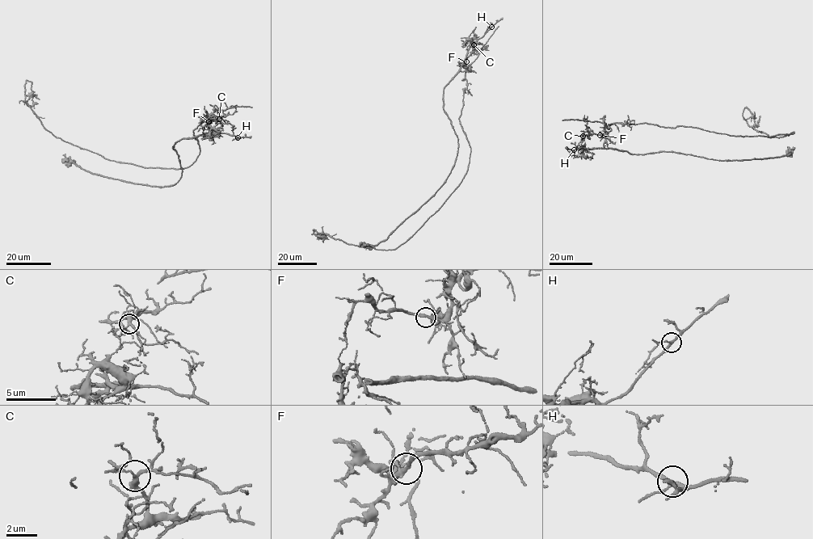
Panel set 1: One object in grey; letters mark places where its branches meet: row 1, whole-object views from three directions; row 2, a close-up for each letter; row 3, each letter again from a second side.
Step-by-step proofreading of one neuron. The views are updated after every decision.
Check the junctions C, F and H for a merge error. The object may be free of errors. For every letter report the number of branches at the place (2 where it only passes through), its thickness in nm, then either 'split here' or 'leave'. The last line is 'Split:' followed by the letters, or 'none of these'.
C: 3 | 240 nm | split here
F: 3 | 220 nm | leave
H: 3 | 220 nm | leave
Split: C

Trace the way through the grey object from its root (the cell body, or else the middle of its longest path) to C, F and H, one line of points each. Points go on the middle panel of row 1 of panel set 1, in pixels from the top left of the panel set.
C: (460, 115), (463, 90), (466, 86), (465, 63), (475, 48), (473, 44)
F: (460, 115), (463, 90), (466, 86), (466, 61)
H: (460, 115), (463, 90), (466, 86), (466, 67), (463, 65), (467, 50), (491, 27)

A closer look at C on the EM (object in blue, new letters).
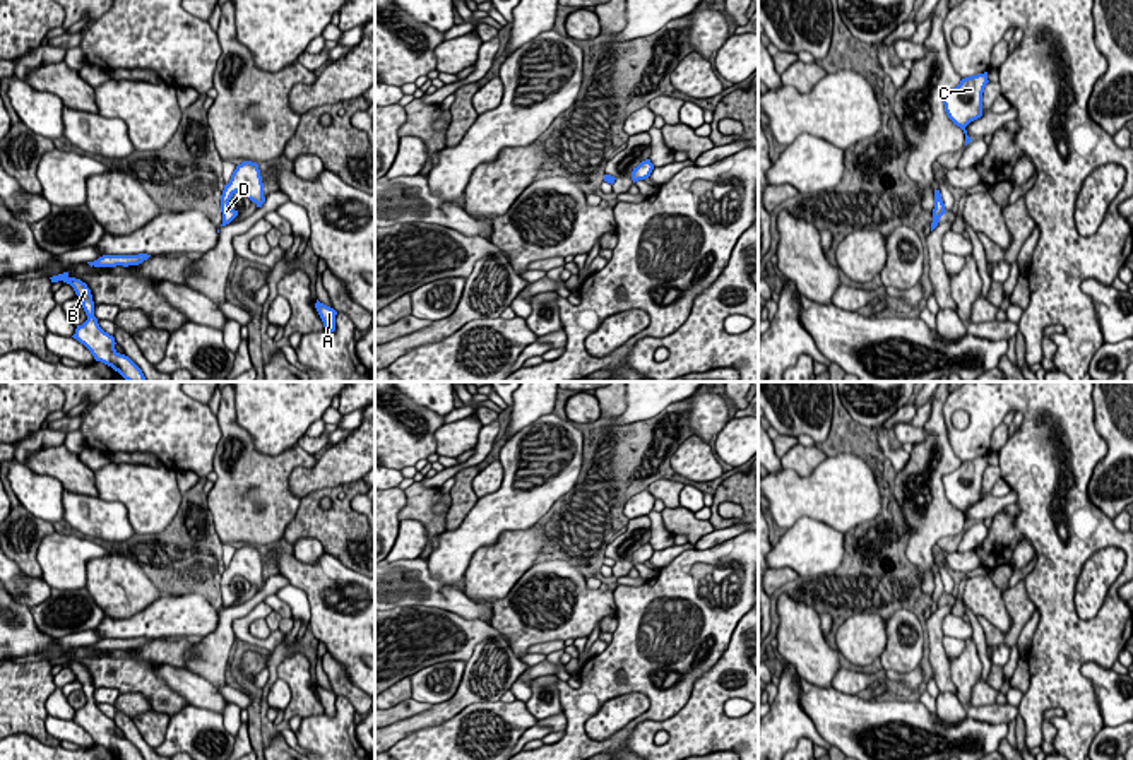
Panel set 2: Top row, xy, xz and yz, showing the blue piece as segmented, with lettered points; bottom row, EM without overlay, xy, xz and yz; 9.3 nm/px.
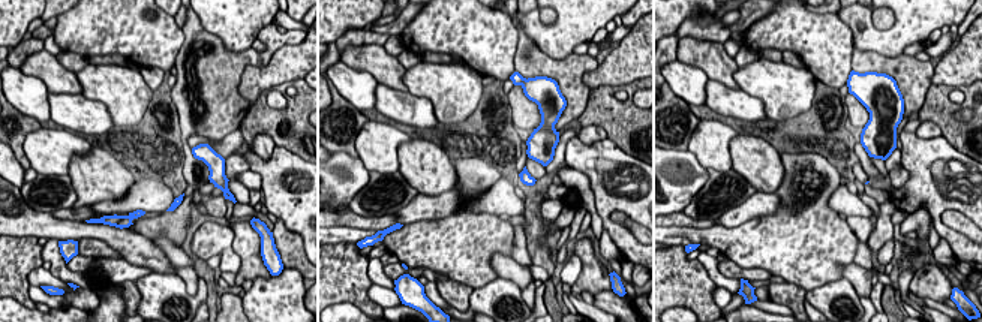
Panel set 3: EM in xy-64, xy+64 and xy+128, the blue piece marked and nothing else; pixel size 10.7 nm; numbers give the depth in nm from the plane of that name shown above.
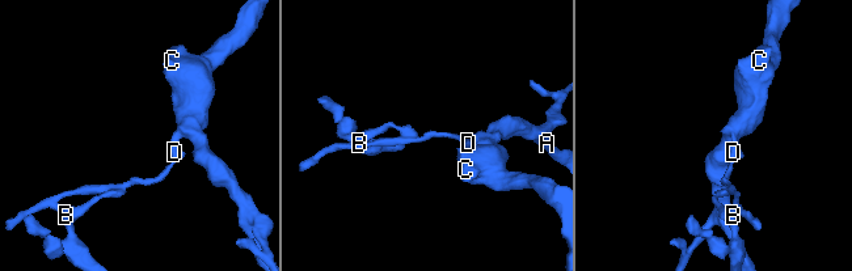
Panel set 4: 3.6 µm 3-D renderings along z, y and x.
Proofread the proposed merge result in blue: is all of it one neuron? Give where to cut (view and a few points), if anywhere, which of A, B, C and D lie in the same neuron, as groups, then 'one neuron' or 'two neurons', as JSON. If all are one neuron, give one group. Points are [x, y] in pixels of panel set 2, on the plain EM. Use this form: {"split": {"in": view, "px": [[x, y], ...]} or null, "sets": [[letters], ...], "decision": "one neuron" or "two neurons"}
{"split": {"in": "xy", "px": [[237, 574], [228, 574], [221, 584]]}, "sets": [["A", "C"], ["B", "D"]], "decision": "two neurons"}

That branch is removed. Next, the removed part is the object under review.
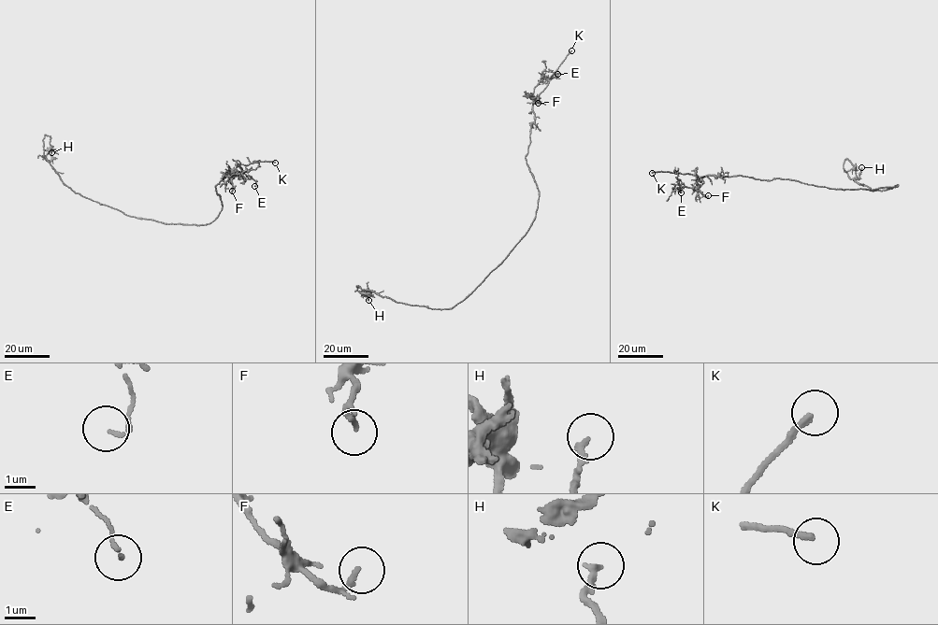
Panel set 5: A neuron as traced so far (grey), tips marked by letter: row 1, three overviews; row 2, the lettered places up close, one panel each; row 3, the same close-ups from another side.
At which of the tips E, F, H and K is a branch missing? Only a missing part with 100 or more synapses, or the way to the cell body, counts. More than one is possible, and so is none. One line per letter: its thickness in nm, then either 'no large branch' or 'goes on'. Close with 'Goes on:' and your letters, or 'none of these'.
E: calibre 110 nm; no large branch
F: calibre 100 nm; no large branch
H: calibre 180 nm; no large branch
K: calibre 200 nm; goes on
Goes on: K

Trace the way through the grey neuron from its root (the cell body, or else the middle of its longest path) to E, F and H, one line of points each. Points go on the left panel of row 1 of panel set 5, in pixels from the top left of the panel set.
E: (181, 223), (204, 225), (219, 216), (223, 205), (215, 187), (230, 168), (229, 177), (243, 172), (254, 186)
F: (181, 223), (204, 225), (219, 216), (223, 205), (215, 187), (225, 174), (230, 174), (230, 168), (232, 191)
H: (181, 223), (130, 216), (75, 192), (44, 156), (45, 134), (50, 137), (47, 160), (51, 160), (51, 152)

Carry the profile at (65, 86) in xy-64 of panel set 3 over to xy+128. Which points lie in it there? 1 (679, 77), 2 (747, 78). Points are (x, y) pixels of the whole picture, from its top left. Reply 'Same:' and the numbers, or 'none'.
Same: none

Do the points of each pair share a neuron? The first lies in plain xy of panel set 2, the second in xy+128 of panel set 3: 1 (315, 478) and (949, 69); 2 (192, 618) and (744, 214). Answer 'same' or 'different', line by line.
1: same
2: same

